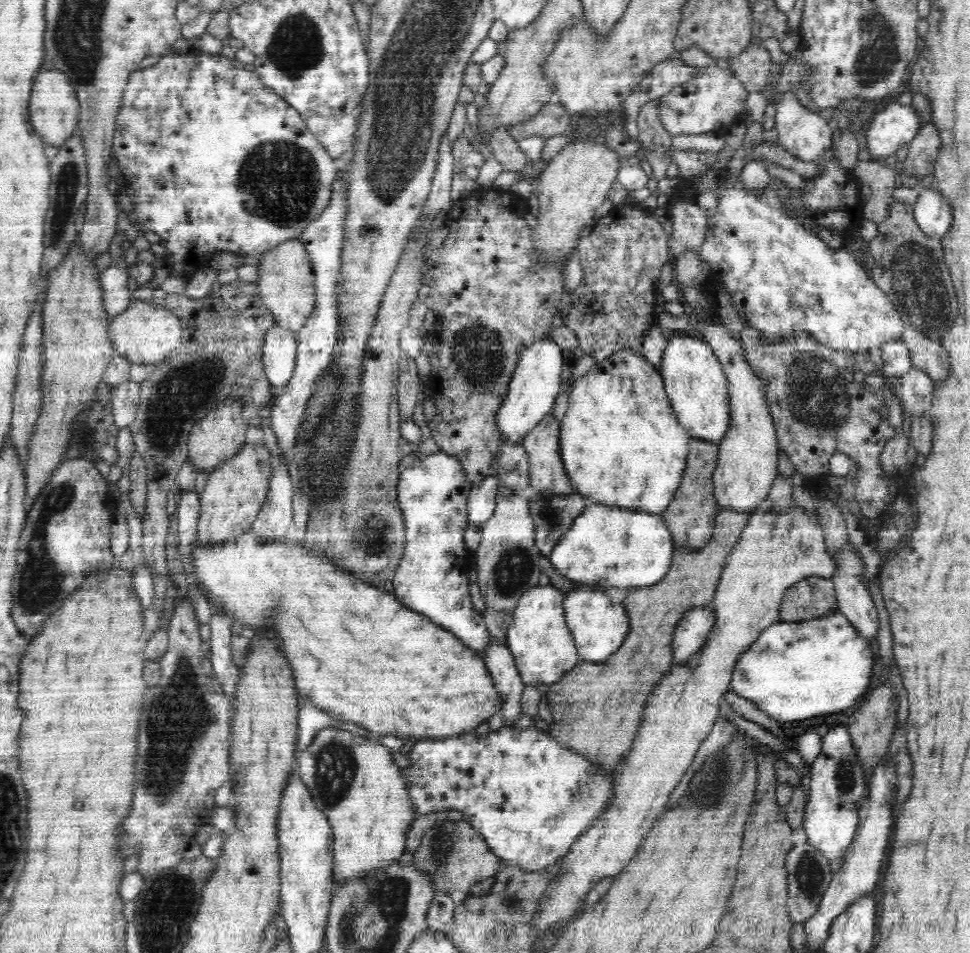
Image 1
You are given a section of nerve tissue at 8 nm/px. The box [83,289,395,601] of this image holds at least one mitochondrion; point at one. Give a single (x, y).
(173, 405)

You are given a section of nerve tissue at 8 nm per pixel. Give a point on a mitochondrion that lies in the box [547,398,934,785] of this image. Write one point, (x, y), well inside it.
(886, 516)

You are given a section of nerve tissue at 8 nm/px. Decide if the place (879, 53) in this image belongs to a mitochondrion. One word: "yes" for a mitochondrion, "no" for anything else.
yes

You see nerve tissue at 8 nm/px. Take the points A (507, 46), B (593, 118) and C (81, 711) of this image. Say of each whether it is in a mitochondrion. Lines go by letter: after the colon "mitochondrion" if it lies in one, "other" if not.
A: other
B: other
C: other

